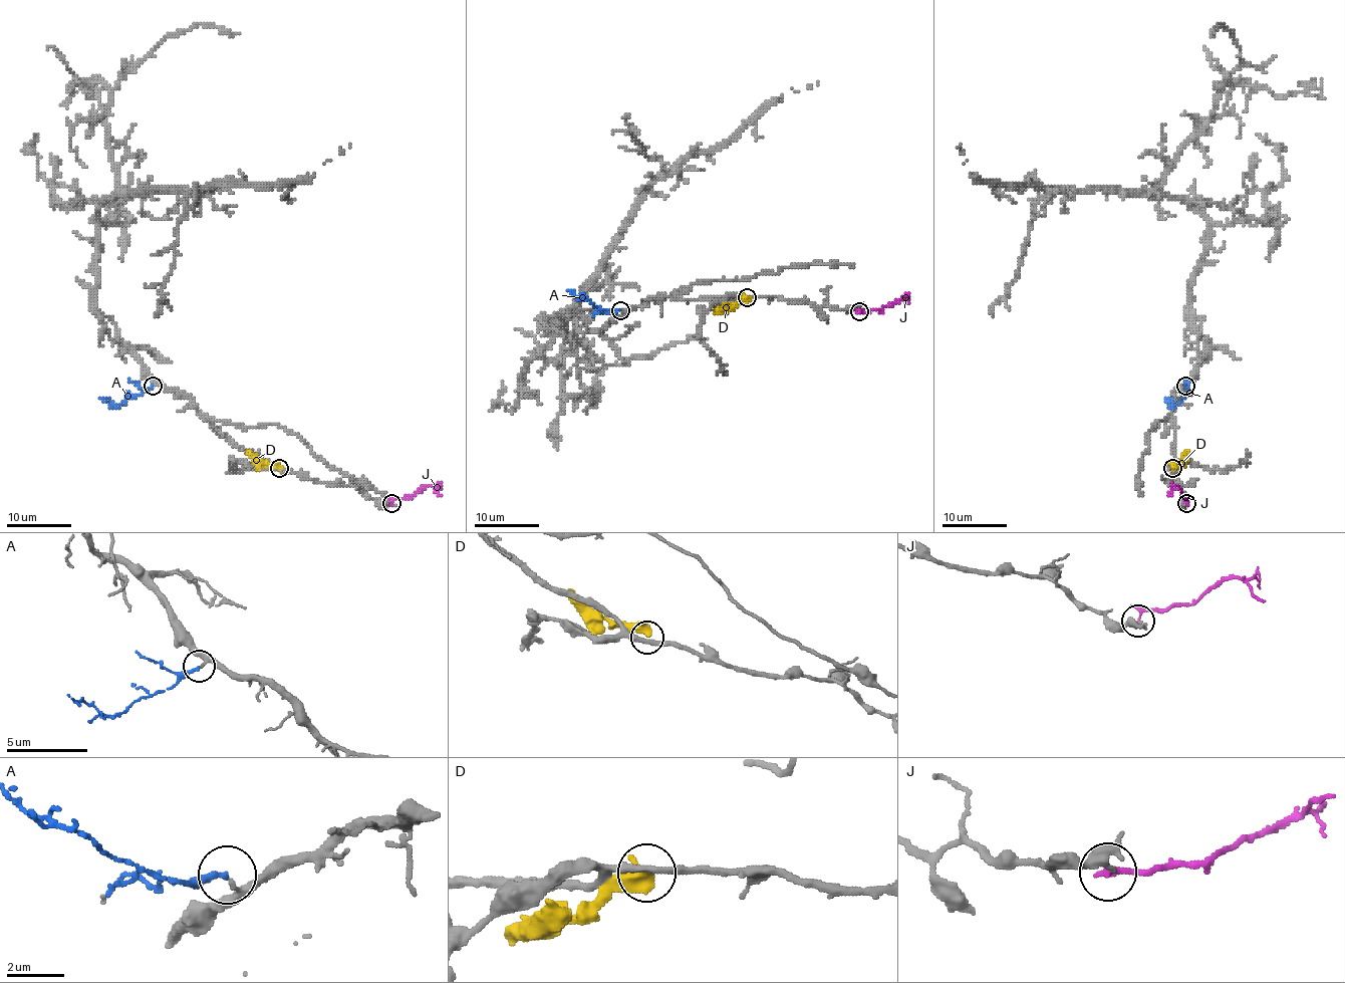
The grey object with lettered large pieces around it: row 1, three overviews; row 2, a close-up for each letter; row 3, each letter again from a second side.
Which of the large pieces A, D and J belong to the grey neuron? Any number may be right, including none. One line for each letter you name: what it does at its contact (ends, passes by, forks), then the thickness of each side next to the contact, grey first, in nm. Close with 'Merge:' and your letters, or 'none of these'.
A: it ends there; 180 nm thick on the grey side, 220 nm on the other
Merge: A

